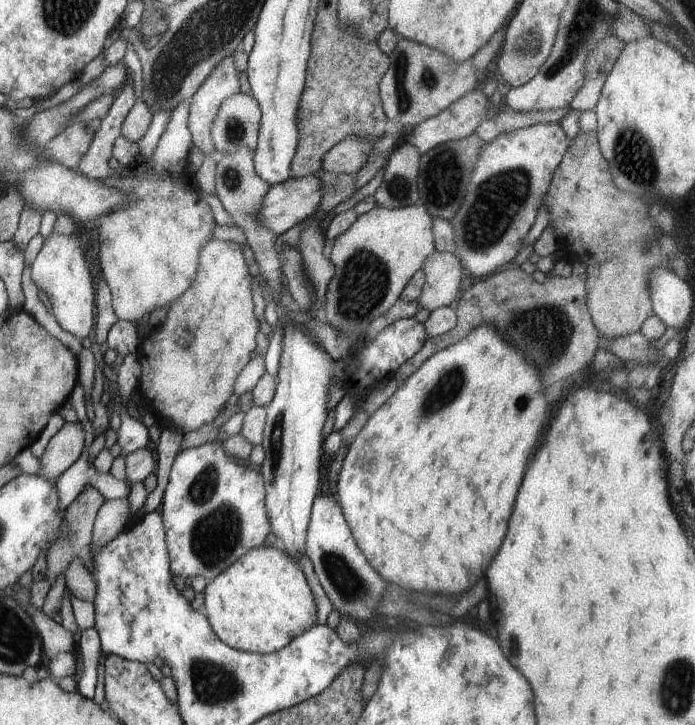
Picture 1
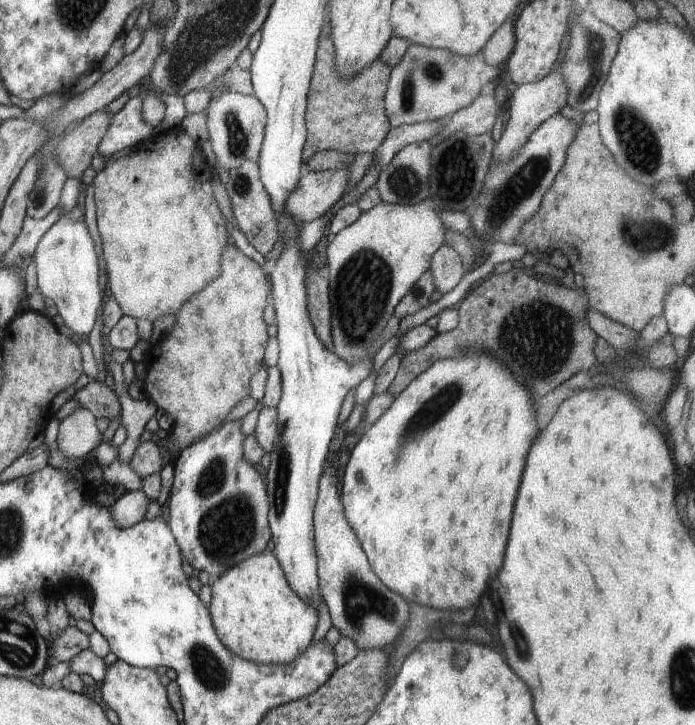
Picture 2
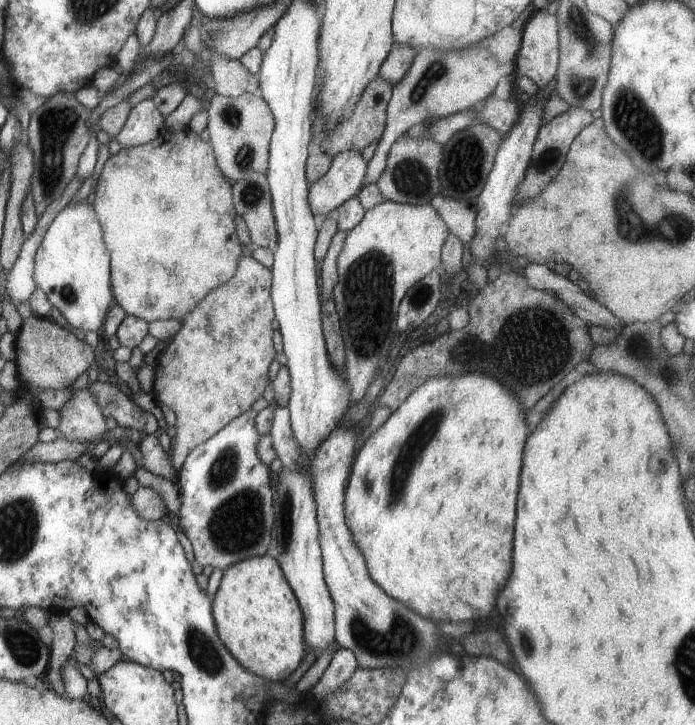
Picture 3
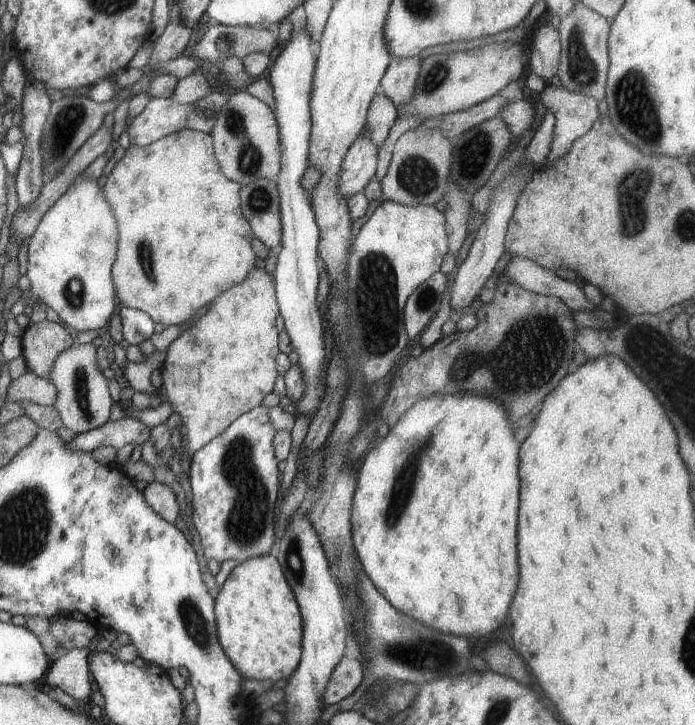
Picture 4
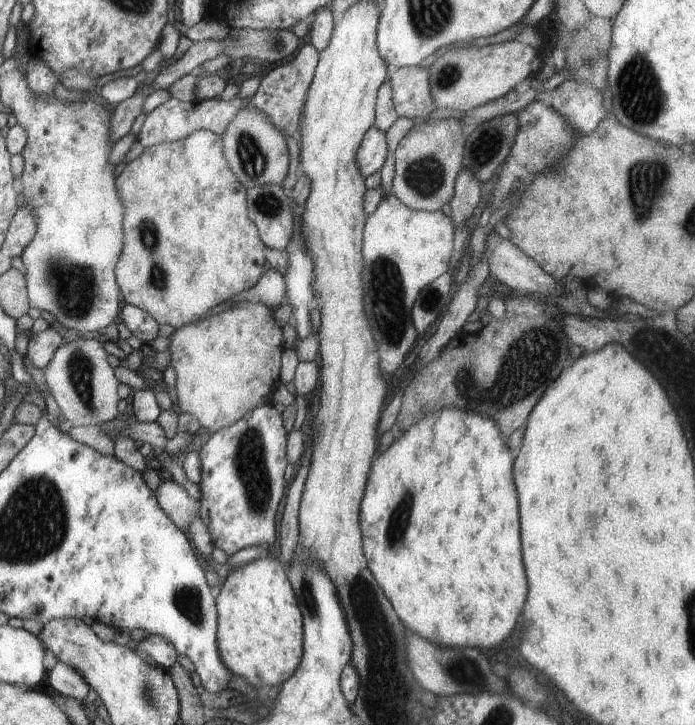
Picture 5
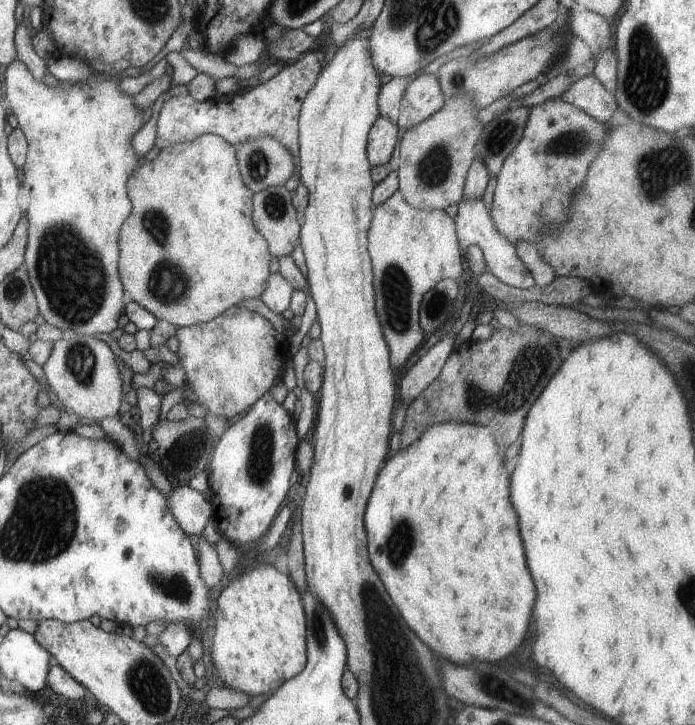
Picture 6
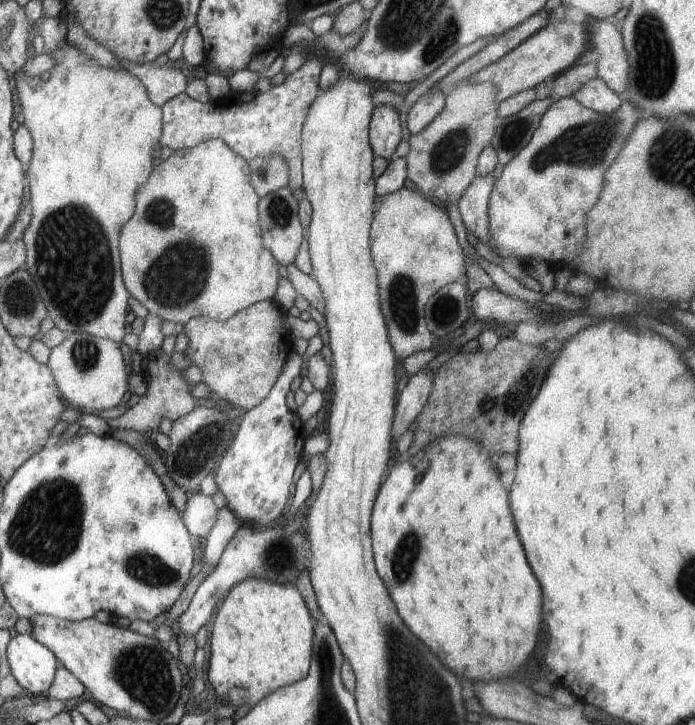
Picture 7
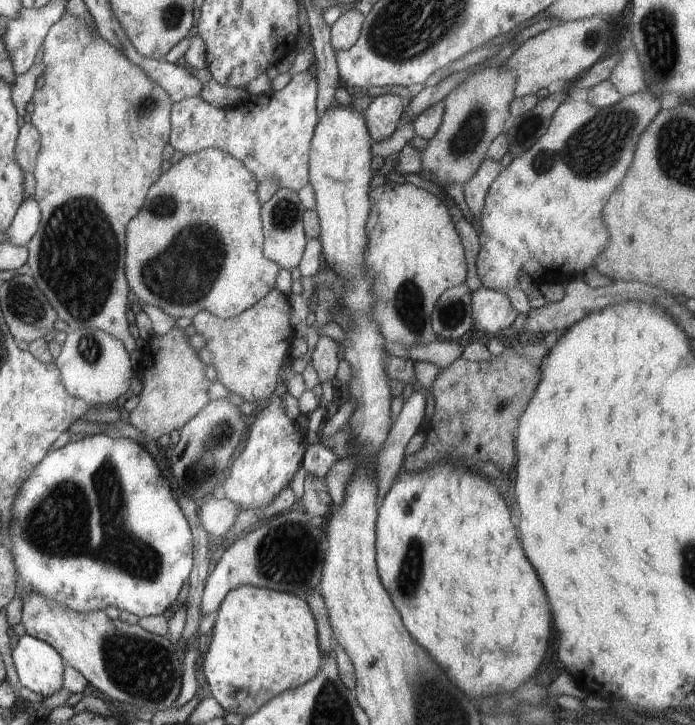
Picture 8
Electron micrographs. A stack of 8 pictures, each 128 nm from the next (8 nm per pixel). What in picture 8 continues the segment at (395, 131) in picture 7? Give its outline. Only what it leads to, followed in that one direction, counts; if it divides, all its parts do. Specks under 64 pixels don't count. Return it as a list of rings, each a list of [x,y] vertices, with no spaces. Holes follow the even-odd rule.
[[[395,93],[373,97],[363,113],[372,142],[389,137],[397,128],[404,112],[405,101],[406,99]]]

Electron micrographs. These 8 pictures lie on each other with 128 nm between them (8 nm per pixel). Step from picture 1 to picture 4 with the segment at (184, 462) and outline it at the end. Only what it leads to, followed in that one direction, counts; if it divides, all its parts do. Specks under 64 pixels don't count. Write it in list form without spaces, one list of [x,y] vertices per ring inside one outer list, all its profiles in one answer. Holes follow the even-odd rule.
[[[263,405],[253,407],[250,411],[241,414],[240,417],[233,419],[233,422],[221,431],[221,434],[215,436],[215,438],[209,439],[209,442],[205,443],[205,446],[201,446],[199,450],[196,450],[190,461],[189,479],[191,487],[191,506],[190,517],[192,518],[192,526],[194,526],[197,534],[199,534],[199,542],[201,548],[203,548],[203,556],[207,559],[213,559],[217,562],[223,562],[223,560],[236,560],[238,563],[251,557],[258,557],[261,555],[267,555],[271,544],[273,544],[273,538],[275,534],[273,529],[275,528],[275,519],[277,516],[277,505],[280,499],[281,489],[279,481],[279,472],[277,471],[278,458],[274,455],[274,448],[272,440],[274,434],[277,432],[273,429],[269,417],[267,417],[268,408]]]

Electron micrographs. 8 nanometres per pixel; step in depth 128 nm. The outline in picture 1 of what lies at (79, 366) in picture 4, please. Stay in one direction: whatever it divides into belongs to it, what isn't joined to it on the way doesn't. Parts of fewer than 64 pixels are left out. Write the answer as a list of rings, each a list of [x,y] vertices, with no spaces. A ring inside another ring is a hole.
[[[79,421],[64,422],[61,428],[51,436],[41,458],[37,458],[41,470],[36,475],[41,475],[50,483],[61,472],[67,470],[81,454],[84,445],[84,430]]]

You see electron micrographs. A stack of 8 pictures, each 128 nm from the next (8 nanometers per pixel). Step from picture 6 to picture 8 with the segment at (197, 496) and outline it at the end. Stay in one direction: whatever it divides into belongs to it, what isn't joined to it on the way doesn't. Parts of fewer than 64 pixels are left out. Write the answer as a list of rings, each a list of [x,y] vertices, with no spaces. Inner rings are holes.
[[[207,496],[203,506],[197,506],[197,515],[205,532],[211,536],[223,536],[235,520],[241,508],[227,497],[215,499]]]

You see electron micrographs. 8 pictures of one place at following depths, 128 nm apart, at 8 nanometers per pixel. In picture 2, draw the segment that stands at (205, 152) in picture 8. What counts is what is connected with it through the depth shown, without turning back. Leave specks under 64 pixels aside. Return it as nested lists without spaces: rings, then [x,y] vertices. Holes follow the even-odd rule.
[[[174,125],[155,138],[149,137],[136,147],[129,148],[124,156],[116,160],[107,160],[103,168],[94,174],[92,184],[94,188],[94,204],[96,206],[96,223],[102,240],[102,255],[106,266],[106,293],[113,295],[123,315],[135,318],[146,318],[154,321],[157,317],[174,315],[192,294],[199,292],[209,281],[220,273],[221,251],[227,246],[227,226],[224,216],[220,213],[218,204],[213,196],[210,179],[211,167],[201,157],[199,143],[187,136],[181,125]]]

